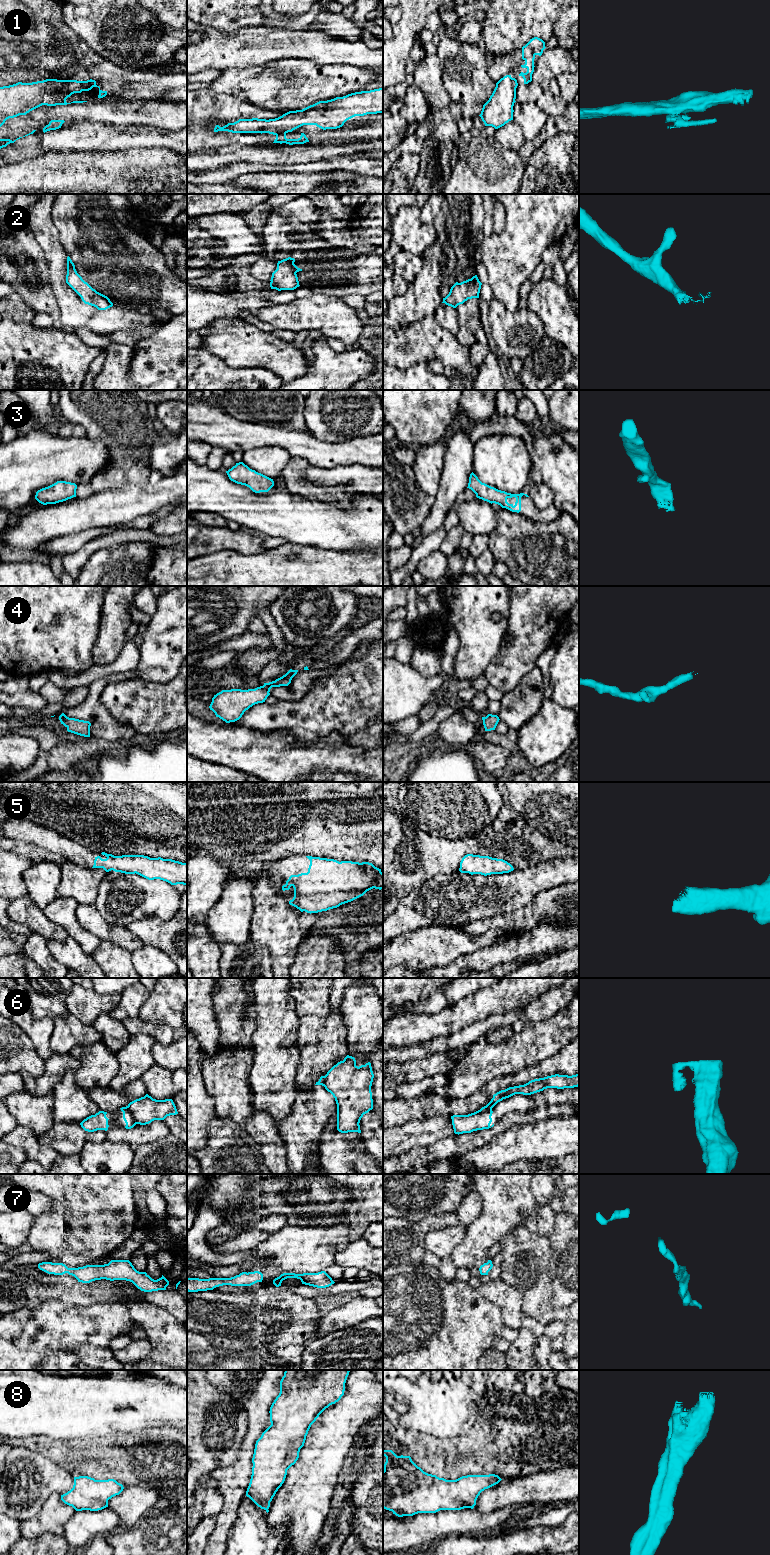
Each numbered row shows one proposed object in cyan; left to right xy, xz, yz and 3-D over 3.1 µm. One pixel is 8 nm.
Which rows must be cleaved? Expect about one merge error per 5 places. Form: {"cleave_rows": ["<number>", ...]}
{"cleave_rows": ["1", "6"]}

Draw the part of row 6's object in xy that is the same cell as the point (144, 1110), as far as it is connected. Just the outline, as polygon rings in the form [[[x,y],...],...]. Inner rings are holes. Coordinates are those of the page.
[[[146,1094],[128,1104],[128,1109],[137,1124],[146,1125],[154,1120],[164,1120],[178,1114],[172,1099],[156,1100]]]

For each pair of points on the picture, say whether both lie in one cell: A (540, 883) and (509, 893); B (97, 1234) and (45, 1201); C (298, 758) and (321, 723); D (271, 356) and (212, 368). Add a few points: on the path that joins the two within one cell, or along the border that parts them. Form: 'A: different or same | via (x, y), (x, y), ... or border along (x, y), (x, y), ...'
A: same | via (532, 883), (527, 883), (517, 888)
B: different | border along (36, 1190), (50, 1199), (50, 1207), (34, 1217)
C: different | border along (289, 731), (301, 741), (322, 740), (333, 732)
D: different | border along (208, 351), (234, 368), (250, 367)

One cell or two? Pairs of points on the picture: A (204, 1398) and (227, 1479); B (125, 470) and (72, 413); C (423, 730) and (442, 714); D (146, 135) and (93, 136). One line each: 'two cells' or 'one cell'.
A: two cells
B: one cell
C: one cell
D: one cell

